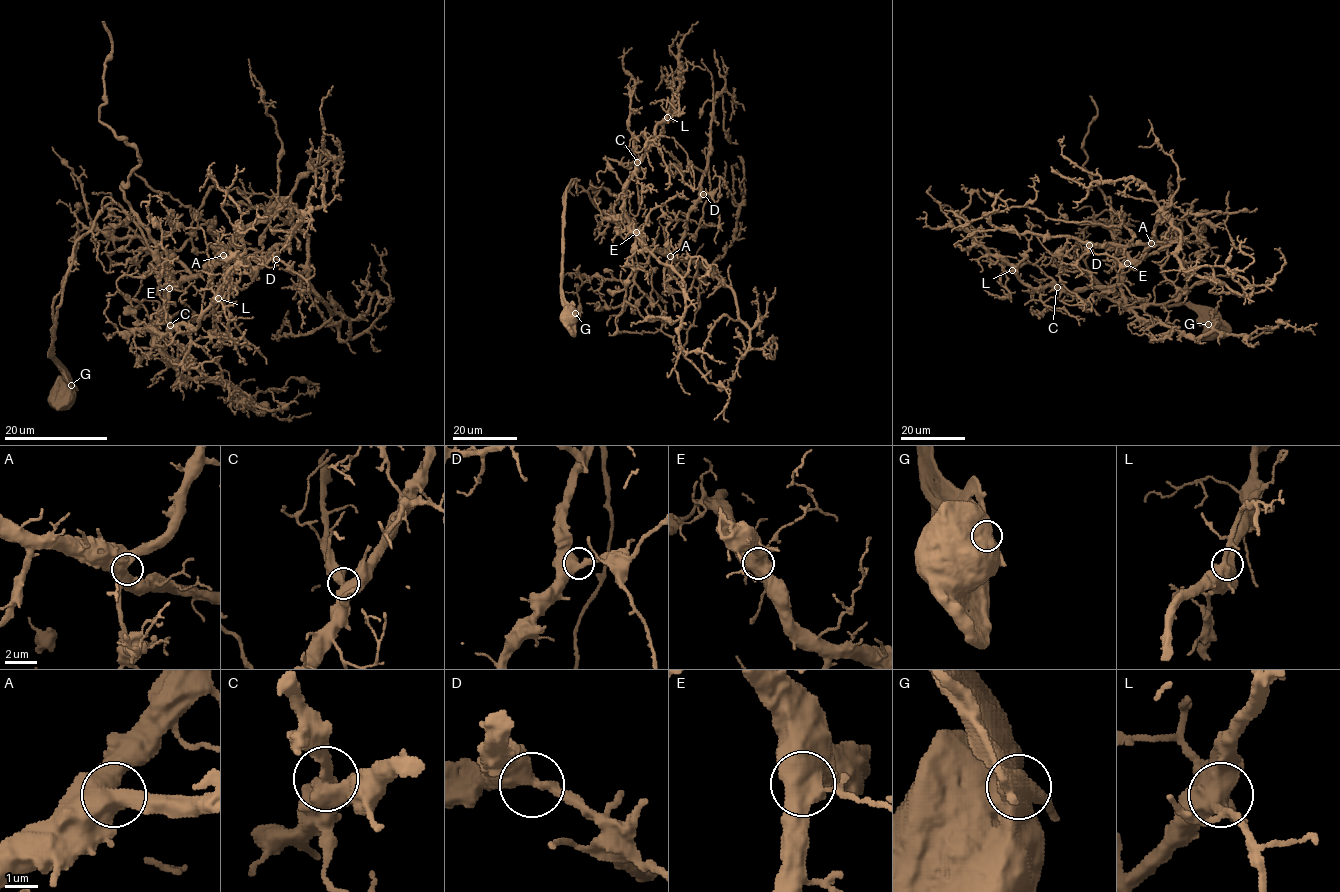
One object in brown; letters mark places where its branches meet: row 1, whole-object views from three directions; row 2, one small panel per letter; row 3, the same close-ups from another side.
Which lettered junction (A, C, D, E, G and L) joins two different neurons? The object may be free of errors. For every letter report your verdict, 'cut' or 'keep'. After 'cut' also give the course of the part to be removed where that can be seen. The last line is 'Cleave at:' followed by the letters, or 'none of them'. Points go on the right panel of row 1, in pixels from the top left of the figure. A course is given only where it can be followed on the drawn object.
A: keep
C: keep
D: keep
E: keep
G: cut | (1208, 324), (1200, 321), (1202, 311), (1192, 304), (1138, 303), (1104, 287), (1077, 253), (1076, 244)
L: keep
Cleave at: G

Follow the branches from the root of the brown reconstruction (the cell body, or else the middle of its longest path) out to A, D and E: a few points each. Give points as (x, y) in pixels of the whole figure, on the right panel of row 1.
A: (1211, 332), (1185, 304), (1115, 294), (1077, 253), (1079, 235), (1104, 210), (1131, 258), (1151, 243)
D: (1211, 332), (1185, 304), (1095, 278), (1077, 242), (1108, 210), (1115, 242), (1144, 255), (1089, 245)
E: (1211, 332), (1210, 321), (1185, 304), (1131, 301), (1095, 278), (1077, 242), (1104, 210), (1127, 263)

